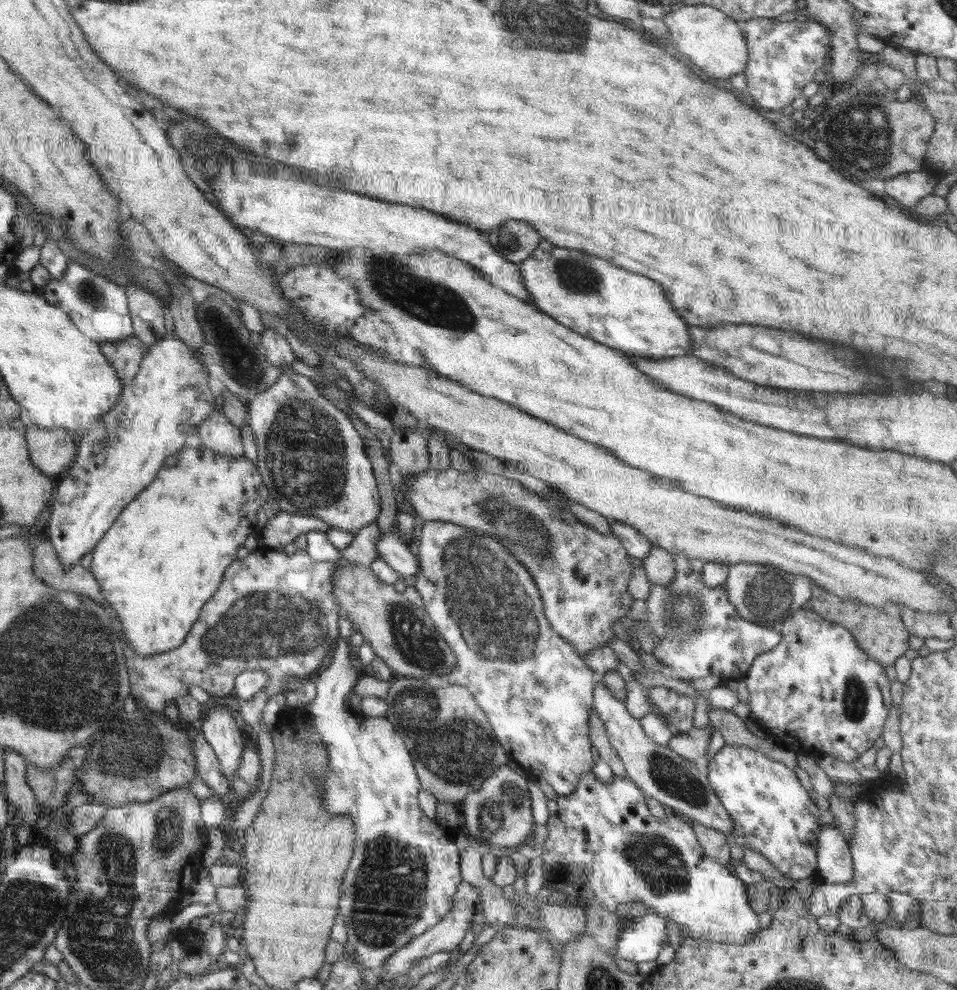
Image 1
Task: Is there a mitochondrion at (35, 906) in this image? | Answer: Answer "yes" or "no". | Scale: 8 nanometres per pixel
yes

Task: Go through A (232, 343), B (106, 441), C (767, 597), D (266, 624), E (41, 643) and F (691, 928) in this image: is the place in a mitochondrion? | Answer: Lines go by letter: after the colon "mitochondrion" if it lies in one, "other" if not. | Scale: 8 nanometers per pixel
A: mitochondrion
B: mitochondrion
C: mitochondrion
D: mitochondrion
E: mitochondrion
F: other

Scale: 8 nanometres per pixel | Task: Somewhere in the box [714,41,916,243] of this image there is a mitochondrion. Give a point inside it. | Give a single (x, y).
(859, 135)

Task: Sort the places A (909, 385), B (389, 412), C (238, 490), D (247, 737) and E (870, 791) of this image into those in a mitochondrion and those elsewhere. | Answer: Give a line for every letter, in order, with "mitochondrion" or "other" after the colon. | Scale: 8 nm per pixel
A: other
B: other
C: other
D: other
E: other

